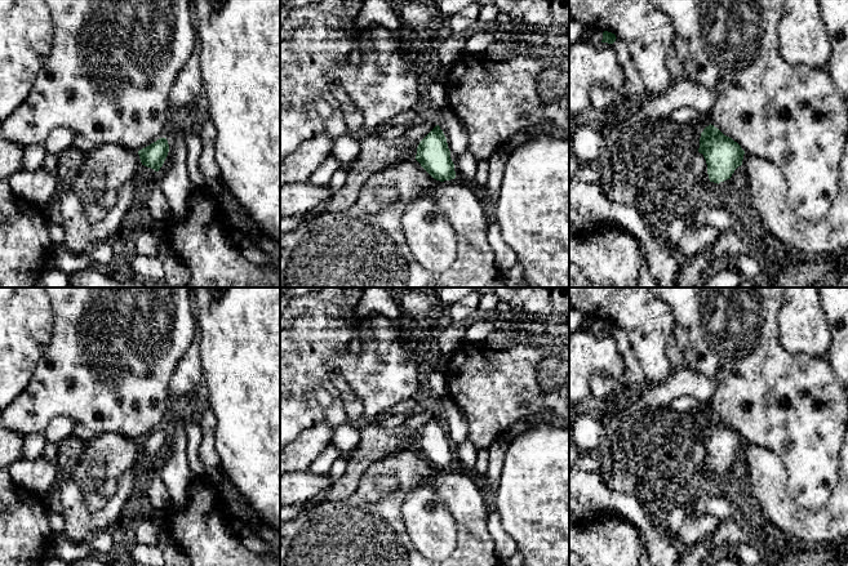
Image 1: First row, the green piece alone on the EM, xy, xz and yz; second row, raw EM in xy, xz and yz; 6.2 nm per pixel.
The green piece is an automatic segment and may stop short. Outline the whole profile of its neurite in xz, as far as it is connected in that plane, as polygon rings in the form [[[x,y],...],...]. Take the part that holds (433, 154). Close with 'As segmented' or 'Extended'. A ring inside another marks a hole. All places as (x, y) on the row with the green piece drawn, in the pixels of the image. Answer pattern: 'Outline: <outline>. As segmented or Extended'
Outline: [[[439,125],[419,142],[416,160],[436,181],[456,178],[447,138]]]. As segmented

